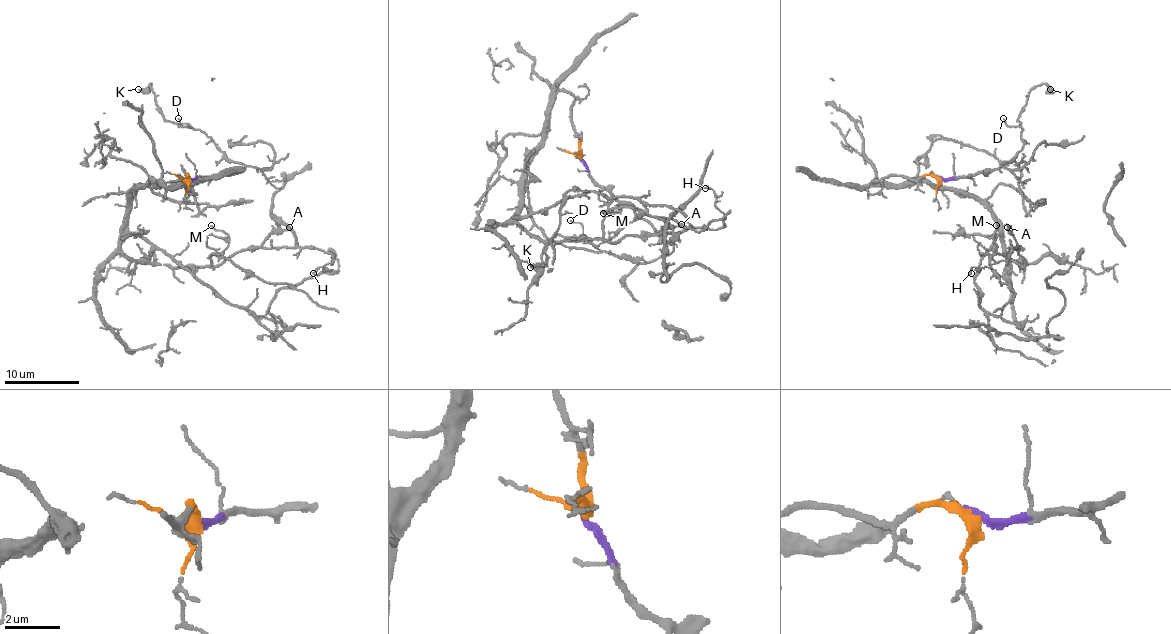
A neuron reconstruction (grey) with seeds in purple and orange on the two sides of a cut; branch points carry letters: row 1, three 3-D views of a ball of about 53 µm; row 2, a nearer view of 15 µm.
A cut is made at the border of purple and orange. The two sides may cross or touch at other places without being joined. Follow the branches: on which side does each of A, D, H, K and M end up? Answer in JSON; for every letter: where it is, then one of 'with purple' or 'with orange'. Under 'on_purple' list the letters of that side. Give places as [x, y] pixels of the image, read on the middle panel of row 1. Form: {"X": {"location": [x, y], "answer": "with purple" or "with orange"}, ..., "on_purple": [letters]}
{"A": {"location": [681, 224], "answer": "with orange"}, "D": {"location": [570, 220], "answer": "with purple"}, "H": {"location": [705, 188], "answer": "with orange"}, "K": {"location": [530, 267], "answer": "with purple"}, "M": {"location": [603, 213], "answer": "with orange"}, "on_purple": ["D", "K"]}

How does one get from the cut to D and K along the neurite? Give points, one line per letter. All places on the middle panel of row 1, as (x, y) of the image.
D: (580, 156), (592, 179), (629, 207), (637, 218), (625, 224), (609, 241), (584, 239), (580, 224), (569, 220)
K: (580, 156), (592, 179), (629, 207), (637, 218), (609, 241), (556, 235), (543, 248), (541, 263), (530, 267)

